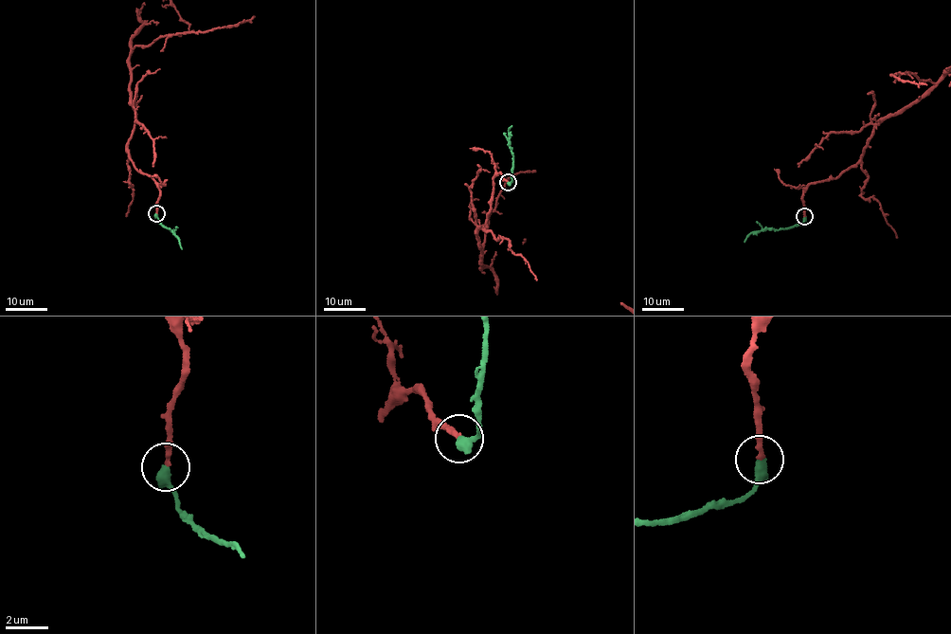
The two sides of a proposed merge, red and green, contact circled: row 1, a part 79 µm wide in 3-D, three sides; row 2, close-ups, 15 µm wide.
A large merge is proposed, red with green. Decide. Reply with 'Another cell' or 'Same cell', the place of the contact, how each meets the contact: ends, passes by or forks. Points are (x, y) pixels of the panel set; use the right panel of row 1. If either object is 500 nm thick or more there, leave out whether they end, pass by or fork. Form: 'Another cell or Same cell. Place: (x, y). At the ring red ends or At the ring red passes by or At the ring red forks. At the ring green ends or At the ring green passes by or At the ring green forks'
Same cell. Place: (804, 216). At the ring red ends. At the ring green ends

